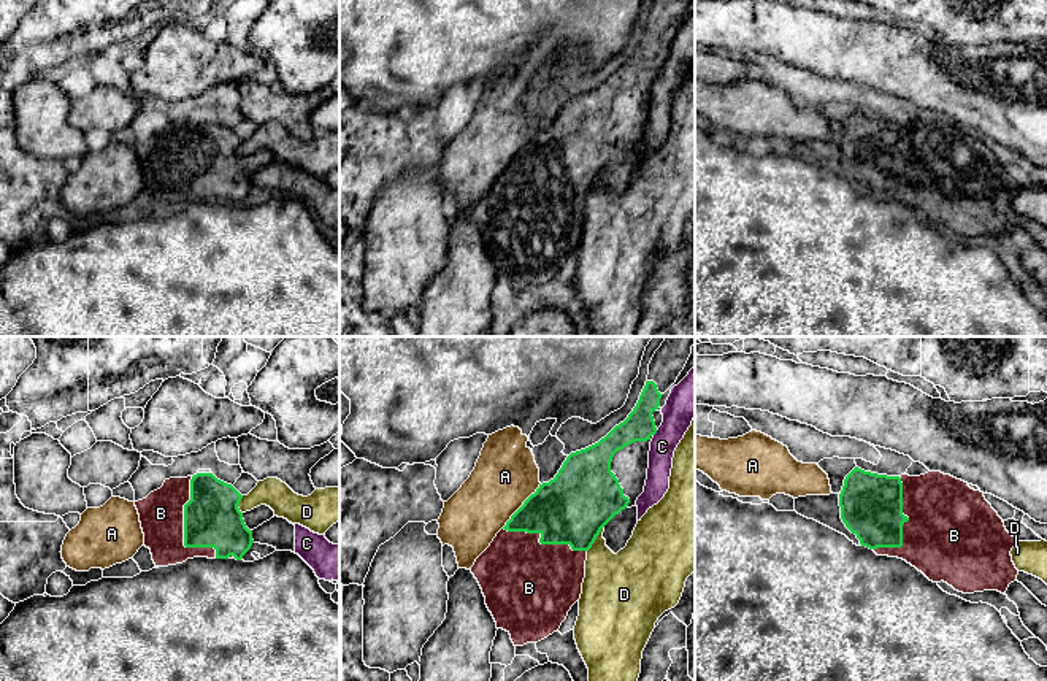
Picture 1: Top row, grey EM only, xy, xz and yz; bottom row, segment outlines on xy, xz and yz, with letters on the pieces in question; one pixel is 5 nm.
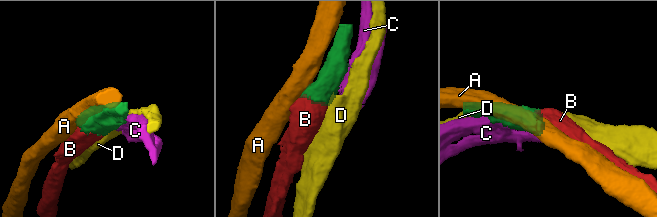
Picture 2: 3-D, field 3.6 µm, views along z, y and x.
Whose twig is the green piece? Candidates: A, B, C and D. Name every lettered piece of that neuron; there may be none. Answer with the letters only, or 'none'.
B

